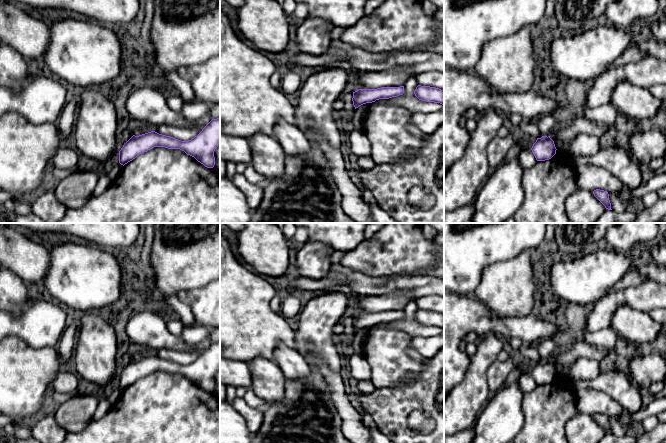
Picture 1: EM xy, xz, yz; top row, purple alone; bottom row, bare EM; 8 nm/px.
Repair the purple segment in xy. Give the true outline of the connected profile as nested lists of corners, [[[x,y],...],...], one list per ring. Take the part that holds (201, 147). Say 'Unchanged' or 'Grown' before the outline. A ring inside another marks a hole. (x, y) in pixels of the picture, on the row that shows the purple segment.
Unchanged. [[[220,117],[212,119],[202,131],[188,141],[151,131],[139,136],[133,135],[119,151],[119,163],[125,165],[138,155],[154,147],[180,149],[194,157],[207,168],[215,165],[214,151],[220,145]]]

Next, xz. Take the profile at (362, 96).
Unchanged. [[[404,86],[400,87],[381,87],[377,89],[359,89],[353,92],[353,105],[356,108],[359,106],[372,103],[379,99],[389,99],[397,97],[404,93]]]

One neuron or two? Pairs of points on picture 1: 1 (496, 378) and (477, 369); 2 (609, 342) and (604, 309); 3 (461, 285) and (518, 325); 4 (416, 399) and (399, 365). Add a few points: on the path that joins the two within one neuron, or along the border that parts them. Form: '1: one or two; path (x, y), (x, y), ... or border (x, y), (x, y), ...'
1: two; border (496, 358), (487, 372), (489, 397)
2: two; border (610, 326), (587, 333)
3: two; border (454, 292), (466, 295)
4: two; border (423, 364), (417, 377), (407, 383), (385, 388)

